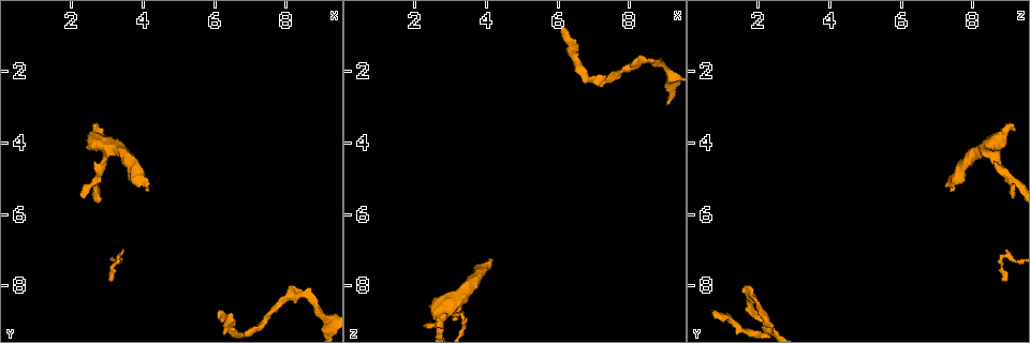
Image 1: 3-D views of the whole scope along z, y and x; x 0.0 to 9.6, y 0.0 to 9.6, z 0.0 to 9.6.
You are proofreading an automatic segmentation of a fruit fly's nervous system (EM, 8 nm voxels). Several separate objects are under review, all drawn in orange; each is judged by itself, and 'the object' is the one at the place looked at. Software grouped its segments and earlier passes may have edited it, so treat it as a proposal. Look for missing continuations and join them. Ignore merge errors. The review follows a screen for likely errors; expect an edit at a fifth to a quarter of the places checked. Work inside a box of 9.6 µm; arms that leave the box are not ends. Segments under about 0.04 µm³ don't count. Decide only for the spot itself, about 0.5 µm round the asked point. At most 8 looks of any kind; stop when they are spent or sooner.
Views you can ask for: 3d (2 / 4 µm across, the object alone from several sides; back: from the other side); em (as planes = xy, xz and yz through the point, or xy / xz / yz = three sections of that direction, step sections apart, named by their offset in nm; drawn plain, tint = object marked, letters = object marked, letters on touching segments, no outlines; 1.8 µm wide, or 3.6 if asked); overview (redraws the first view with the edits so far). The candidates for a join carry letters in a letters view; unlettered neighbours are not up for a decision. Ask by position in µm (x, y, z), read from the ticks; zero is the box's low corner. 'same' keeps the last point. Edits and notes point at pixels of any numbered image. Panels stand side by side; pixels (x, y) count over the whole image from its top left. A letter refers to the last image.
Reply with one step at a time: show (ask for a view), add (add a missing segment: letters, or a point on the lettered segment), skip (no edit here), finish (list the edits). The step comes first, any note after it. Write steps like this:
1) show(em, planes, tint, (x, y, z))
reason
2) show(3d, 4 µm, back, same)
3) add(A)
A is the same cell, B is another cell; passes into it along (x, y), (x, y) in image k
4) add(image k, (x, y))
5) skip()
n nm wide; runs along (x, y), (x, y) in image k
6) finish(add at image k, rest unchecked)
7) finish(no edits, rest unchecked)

show(em, xy, step 8, tint, (8.05, 8.05, 1.75))
branch stops here

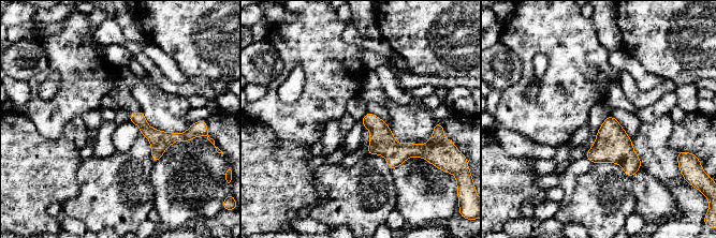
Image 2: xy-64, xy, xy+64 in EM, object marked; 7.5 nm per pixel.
show(em, xy, step 8, letters, same)
see the neighbours

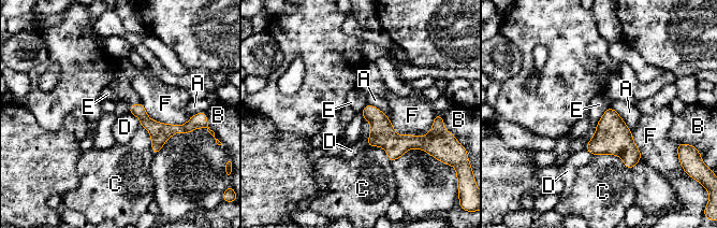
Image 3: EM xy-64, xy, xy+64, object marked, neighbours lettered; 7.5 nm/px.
skip()
A, B, C, D, E and F are other cells; runs along (133, 107), (156, 129), (181, 129) in image 3; no lettered segment goes on from it

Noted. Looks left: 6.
show(em, planes, letters, (6.20, 8.65, 0.75))
end of a long branch

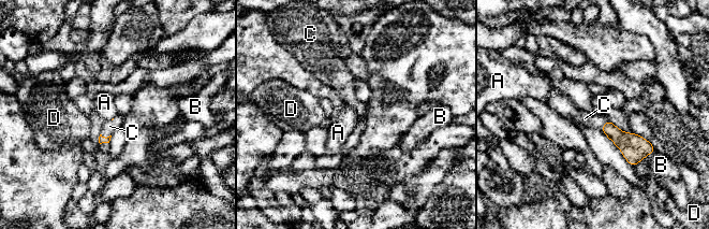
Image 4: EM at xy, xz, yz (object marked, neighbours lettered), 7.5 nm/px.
add(C)
C is the same cell, A, B and D are other cells; passes into it along (101, 139), (107, 137), (109, 126) in image 4; the cell continues

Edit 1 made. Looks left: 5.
show(overview)
redraw

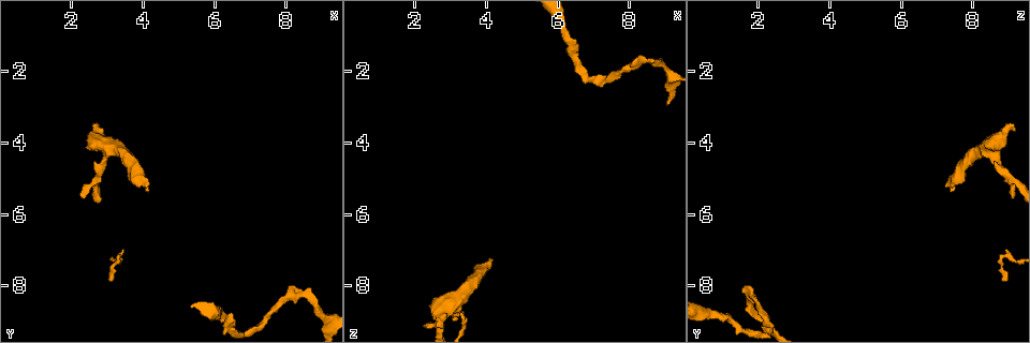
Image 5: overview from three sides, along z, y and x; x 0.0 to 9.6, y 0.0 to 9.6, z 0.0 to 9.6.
show(em, 3.6 µm, yz, step 16, plain, (2.30, 5.55, 9.15))
an open end

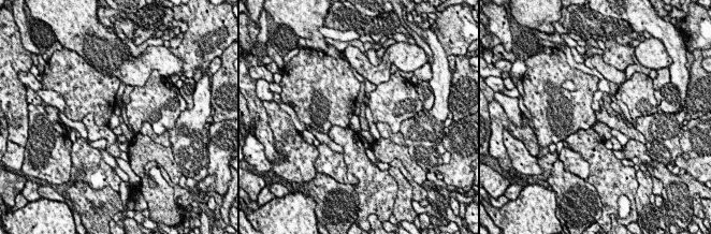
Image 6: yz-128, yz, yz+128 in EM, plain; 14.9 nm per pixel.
show(em, 3.6 µm, yz, step 16, letters, same)
see the neighbours

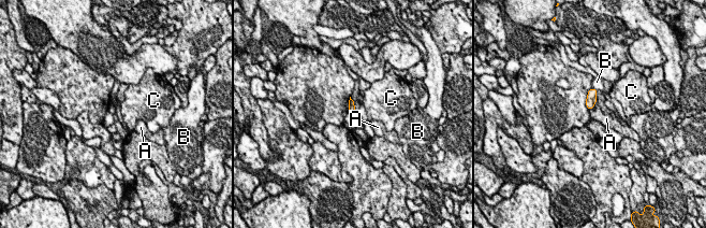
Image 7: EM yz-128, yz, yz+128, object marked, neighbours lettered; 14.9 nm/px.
skip()
A, B and C are other cells; border along (596, 101), (589, 110) in image 7; none of them fits

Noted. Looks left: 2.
finish(add at image 4, rest unchecked)

